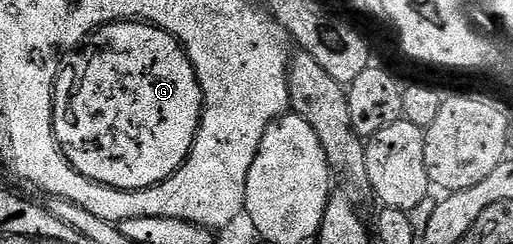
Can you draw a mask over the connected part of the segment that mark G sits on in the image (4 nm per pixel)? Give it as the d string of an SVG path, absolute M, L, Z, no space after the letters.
M137 19L102 26L89 38L85 49L86 53L77 54L78 62L70 78L59 76L58 88L54 90L54 130L62 150L76 171L93 181L117 189L150 189L159 185L190 158L202 126L204 100L195 58L175 34Z

